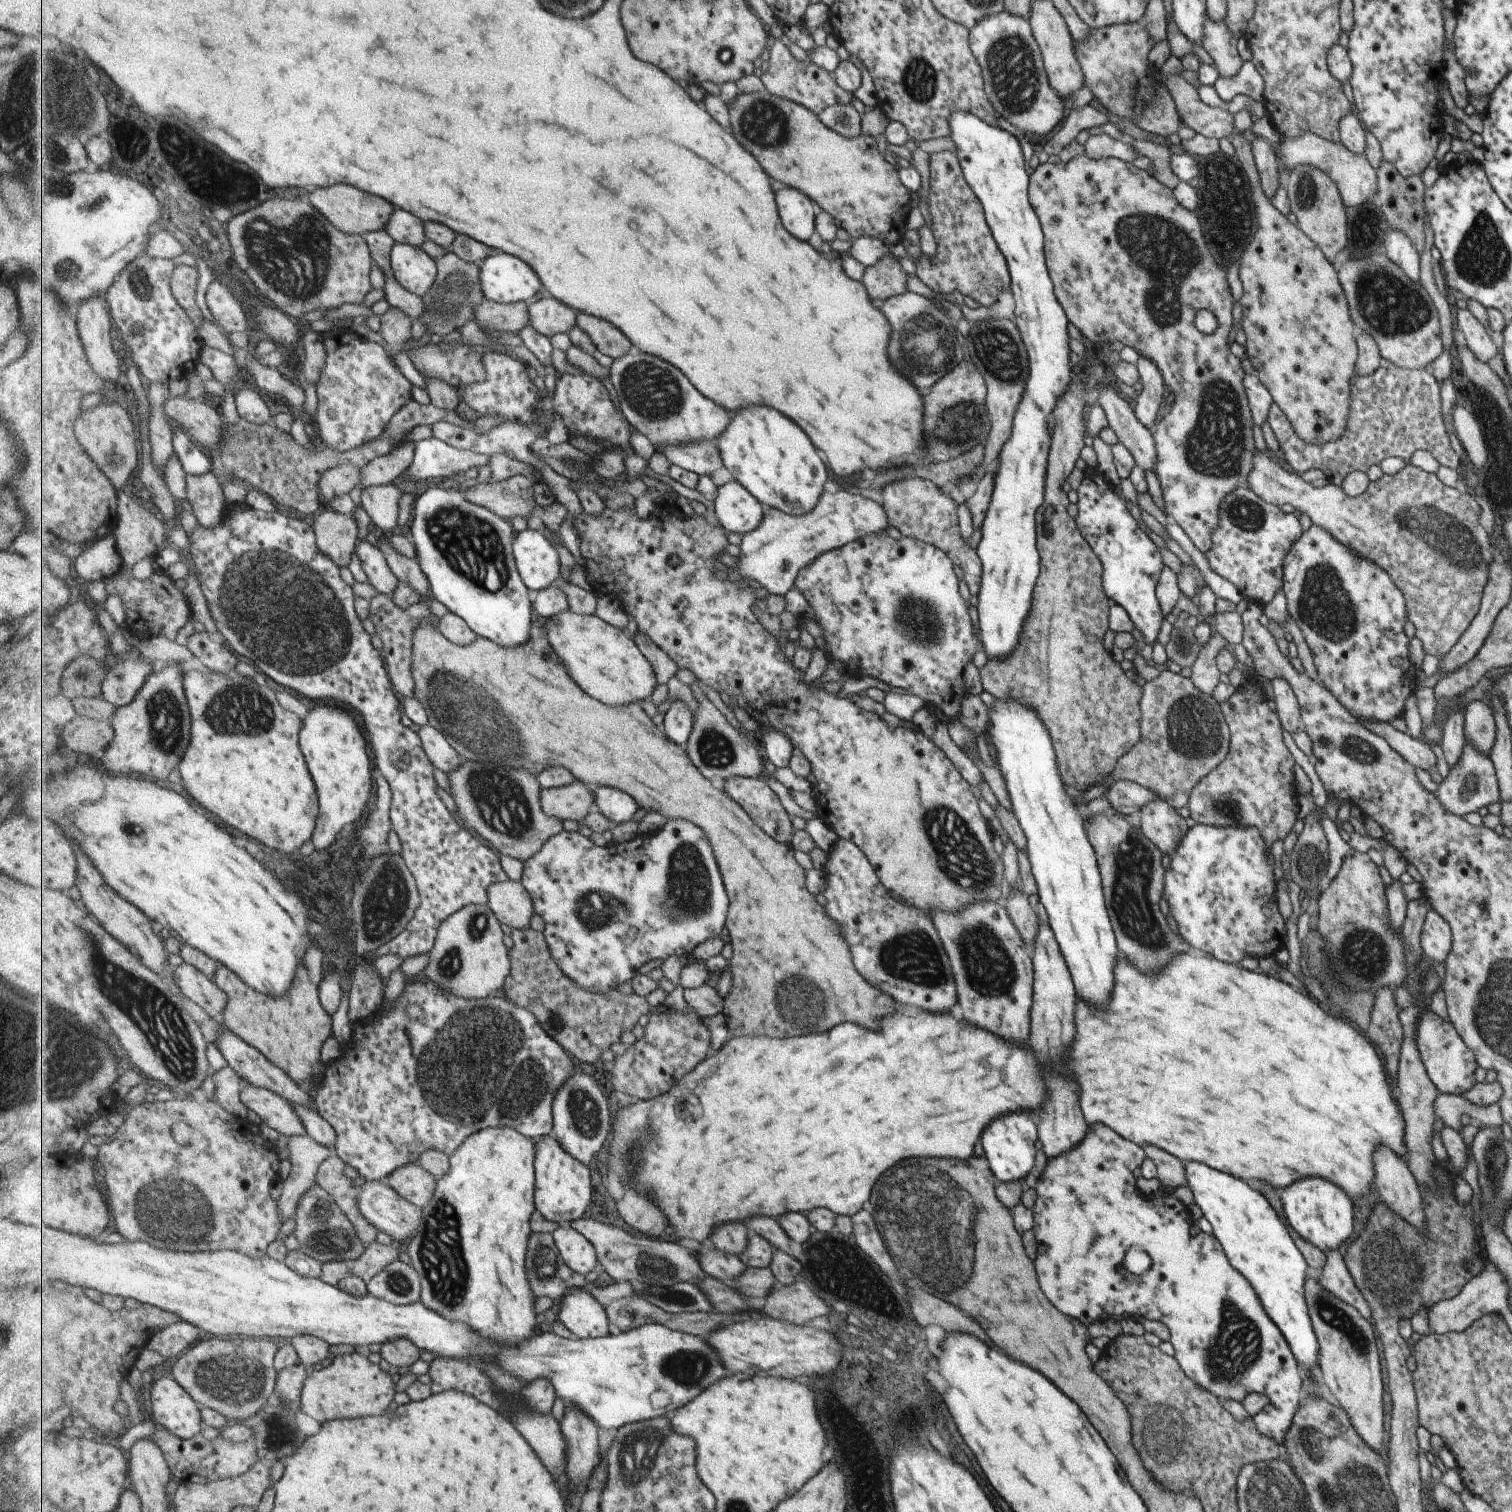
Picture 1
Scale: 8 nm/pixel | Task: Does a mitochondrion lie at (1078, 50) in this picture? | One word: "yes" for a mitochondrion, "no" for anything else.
no

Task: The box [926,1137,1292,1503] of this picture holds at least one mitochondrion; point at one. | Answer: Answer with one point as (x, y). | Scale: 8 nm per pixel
(1165, 1431)

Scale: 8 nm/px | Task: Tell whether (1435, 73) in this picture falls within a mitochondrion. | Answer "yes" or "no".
no

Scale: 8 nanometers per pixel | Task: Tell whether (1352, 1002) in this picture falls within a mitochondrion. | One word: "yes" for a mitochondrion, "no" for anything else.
yes

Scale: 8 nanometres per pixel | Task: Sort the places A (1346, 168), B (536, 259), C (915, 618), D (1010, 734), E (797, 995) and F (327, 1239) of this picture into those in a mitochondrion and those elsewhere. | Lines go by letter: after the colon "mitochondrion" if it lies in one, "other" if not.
A: other
B: other
C: mitochondrion
D: other
E: mitochondrion
F: mitochondrion

